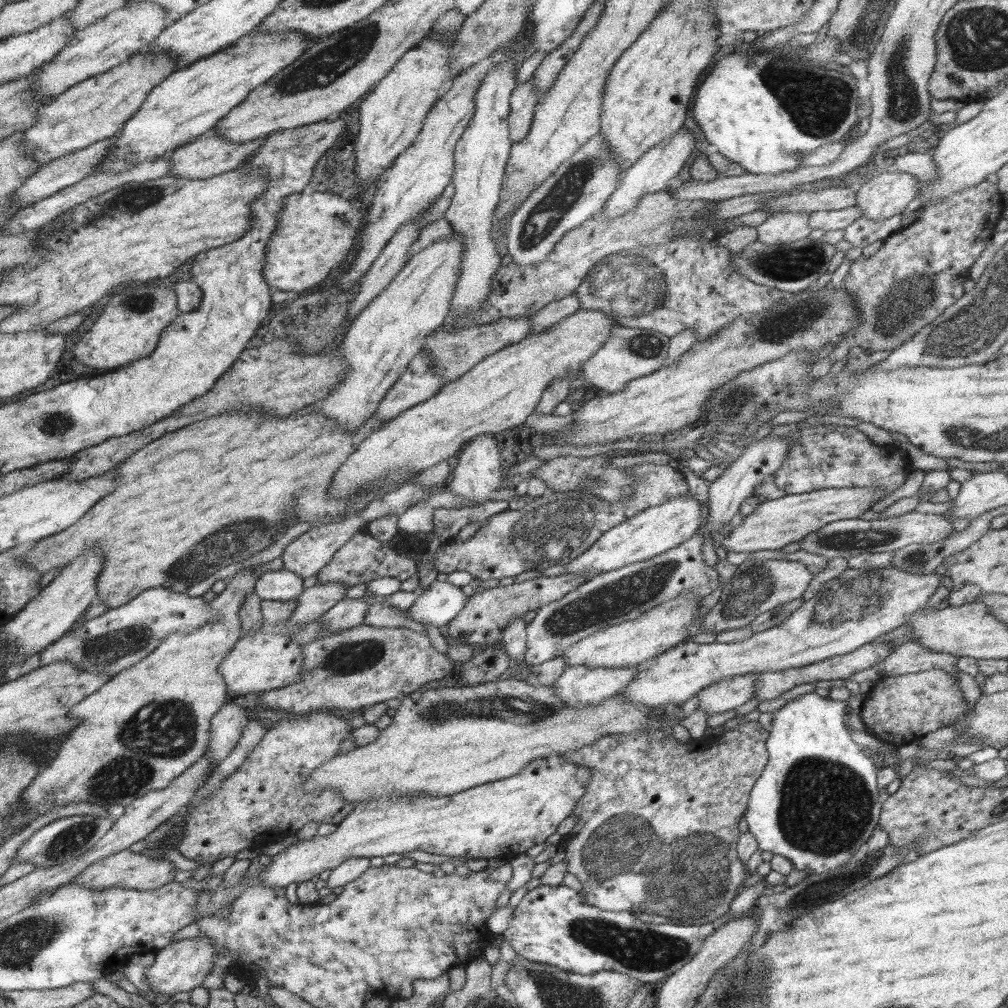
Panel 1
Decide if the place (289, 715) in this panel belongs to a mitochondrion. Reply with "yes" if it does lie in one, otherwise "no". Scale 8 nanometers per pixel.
no

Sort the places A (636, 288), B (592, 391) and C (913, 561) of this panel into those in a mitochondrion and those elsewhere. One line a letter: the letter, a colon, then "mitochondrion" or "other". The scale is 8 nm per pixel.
A: mitochondrion
B: other
C: mitochondrion

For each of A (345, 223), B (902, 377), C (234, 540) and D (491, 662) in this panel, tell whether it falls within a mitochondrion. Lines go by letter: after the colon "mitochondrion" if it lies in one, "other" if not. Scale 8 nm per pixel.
A: mitochondrion
B: other
C: mitochondrion
D: mitochondrion

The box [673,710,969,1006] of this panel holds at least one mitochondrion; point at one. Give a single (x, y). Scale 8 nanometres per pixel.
(825, 810)

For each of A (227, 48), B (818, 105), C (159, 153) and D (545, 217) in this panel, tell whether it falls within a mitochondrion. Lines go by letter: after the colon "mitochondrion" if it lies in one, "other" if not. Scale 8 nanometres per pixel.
A: other
B: mitochondrion
C: other
D: mitochondrion

